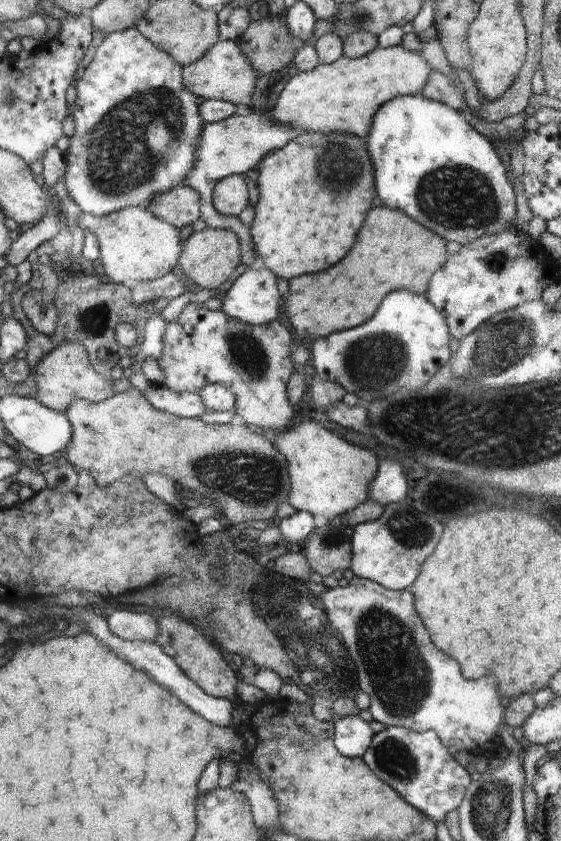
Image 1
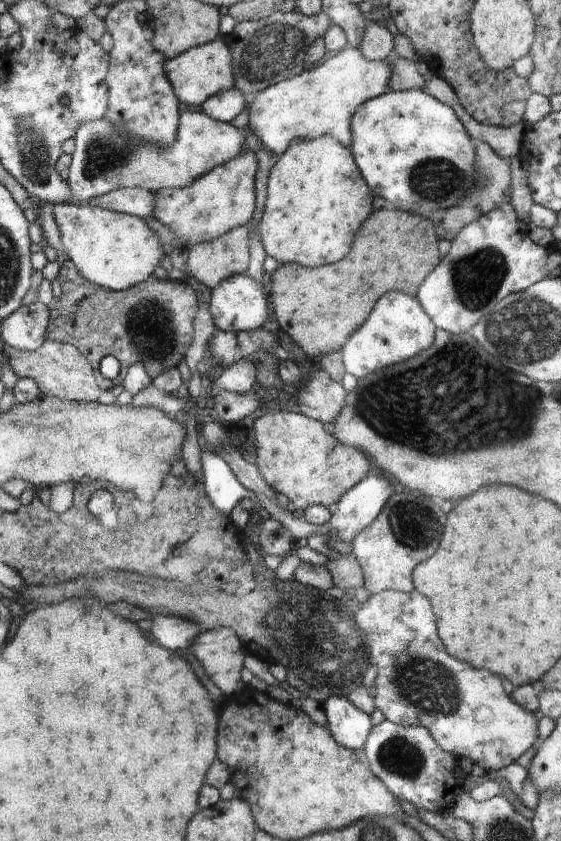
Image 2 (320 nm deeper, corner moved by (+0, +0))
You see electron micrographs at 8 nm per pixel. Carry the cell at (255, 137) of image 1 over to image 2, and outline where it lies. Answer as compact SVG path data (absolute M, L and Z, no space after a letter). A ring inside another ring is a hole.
M185 110L182 113L178 138L171 147L164 147L161 150L160 145L144 139L140 141L134 135L129 136L130 134L128 129L119 127L118 123L113 123L106 117L86 121L77 128L77 134L74 135L75 150L71 154L69 177L66 180L71 188L70 204L89 202L95 196L126 187L142 187L153 194L162 189L189 187L196 179L212 171L213 167L228 163L230 159L240 155L242 144L246 139L240 136L240 131L233 124L216 120L202 111L192 112L192 110Z

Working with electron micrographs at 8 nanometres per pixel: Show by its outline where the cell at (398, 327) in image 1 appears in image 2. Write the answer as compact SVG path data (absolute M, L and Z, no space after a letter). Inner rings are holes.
M388 292L386 296L382 296L382 304L378 304L378 308L370 312L366 328L362 328L362 332L358 332L358 336L354 336L350 344L342 347L345 369L359 379L371 372L412 359L414 355L432 346L436 330L432 319L416 298L410 298L402 292Z

